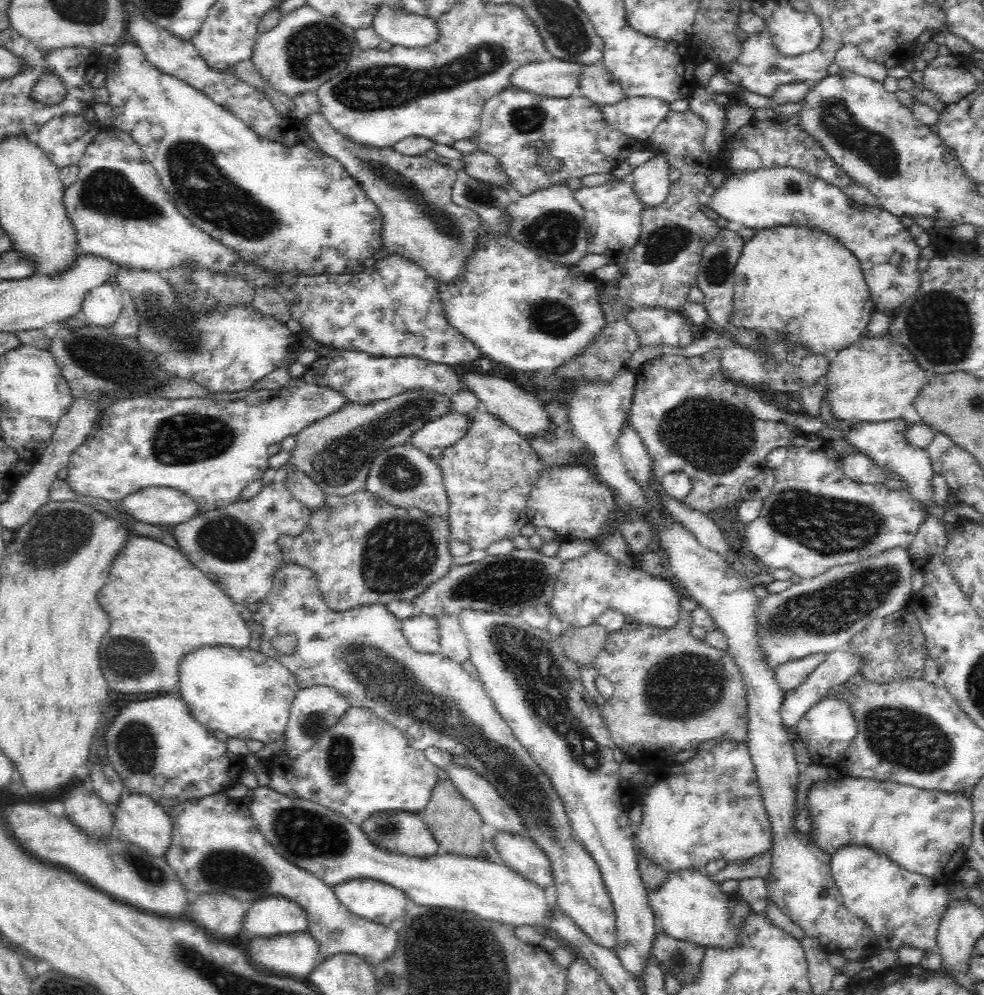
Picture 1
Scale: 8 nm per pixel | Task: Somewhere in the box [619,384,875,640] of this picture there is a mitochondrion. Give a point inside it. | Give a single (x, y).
(680, 431)

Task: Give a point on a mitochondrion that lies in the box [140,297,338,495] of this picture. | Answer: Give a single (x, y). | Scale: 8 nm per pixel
(188, 437)

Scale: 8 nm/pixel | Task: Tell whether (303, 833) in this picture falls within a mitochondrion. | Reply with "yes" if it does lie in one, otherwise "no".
yes

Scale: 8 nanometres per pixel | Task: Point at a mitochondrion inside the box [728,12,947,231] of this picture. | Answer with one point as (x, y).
(837, 120)

